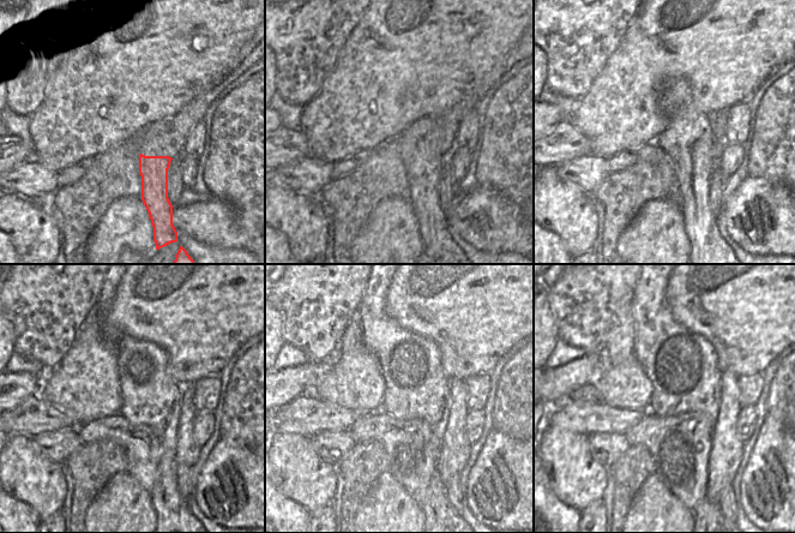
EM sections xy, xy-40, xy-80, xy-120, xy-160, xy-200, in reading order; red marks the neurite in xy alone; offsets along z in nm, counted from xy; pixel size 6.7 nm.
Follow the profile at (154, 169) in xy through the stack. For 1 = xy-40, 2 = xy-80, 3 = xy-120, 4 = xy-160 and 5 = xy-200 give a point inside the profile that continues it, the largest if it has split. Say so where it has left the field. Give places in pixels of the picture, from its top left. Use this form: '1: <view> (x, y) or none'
1: xy-40 (419, 145)
2: xy-80 (688, 141)
3: xy-120 (150, 396)
4: xy-160 (416, 388)
5: xy-200 (681, 365)

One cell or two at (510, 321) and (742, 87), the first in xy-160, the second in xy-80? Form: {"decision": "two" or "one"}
{"decision": "one"}

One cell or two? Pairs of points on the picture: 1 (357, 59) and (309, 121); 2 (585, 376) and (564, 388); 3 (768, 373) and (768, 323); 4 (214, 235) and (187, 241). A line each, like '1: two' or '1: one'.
1: one
2: one
3: two
4: two

